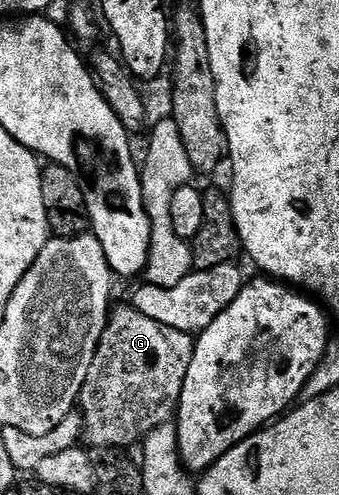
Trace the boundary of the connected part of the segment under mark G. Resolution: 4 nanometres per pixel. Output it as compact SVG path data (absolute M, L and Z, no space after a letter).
M133 305L115 306L106 320L100 345L96 345L92 365L88 365L88 377L84 377L84 385L78 395L77 406L80 408L85 442L88 441L90 447L126 449L129 443L137 444L161 423L171 422L178 410L184 377L188 377L188 365L192 365L195 342L191 332L160 325L160 321L144 317L144 313L140 313Z

